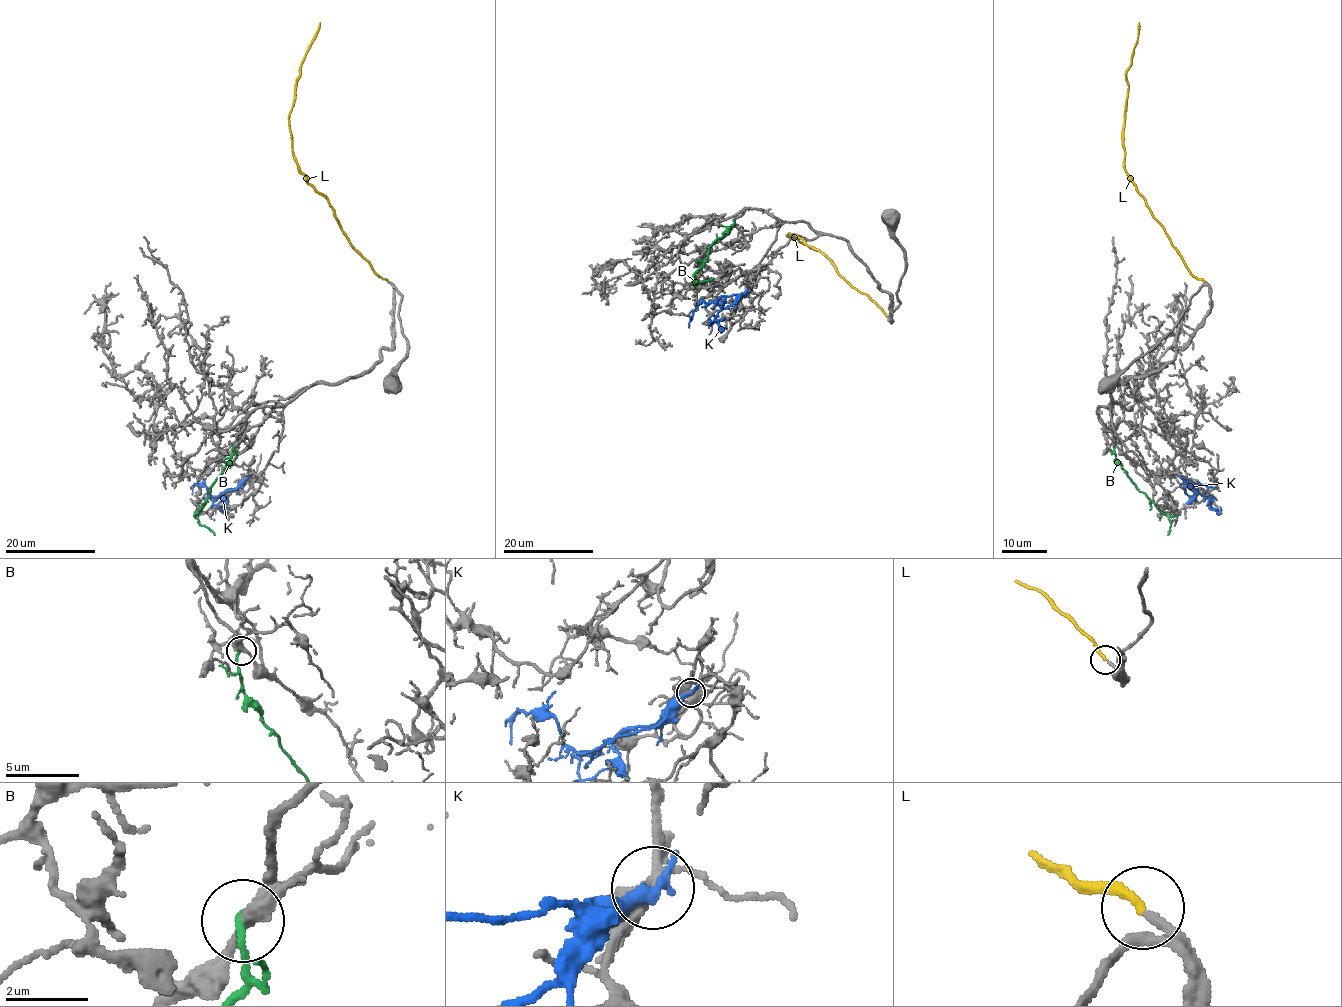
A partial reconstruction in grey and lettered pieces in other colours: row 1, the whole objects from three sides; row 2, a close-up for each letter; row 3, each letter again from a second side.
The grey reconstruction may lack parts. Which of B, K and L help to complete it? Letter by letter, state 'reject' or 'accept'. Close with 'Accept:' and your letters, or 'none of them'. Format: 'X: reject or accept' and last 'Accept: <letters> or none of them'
B: reject
K: reject
L: accept
Accept: L

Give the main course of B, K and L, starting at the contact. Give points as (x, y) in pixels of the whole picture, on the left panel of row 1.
B: (234, 447), (230, 461), (212, 486), (205, 504), (195, 514), (199, 523), (214, 534)
K: (247, 478), (236, 488), (214, 496), (200, 485), (195, 484), (191, 488)
L: (388, 281), (350, 244), (328, 200), (308, 182), (298, 167), (291, 142), (289, 114), (295, 82), (320, 23)

